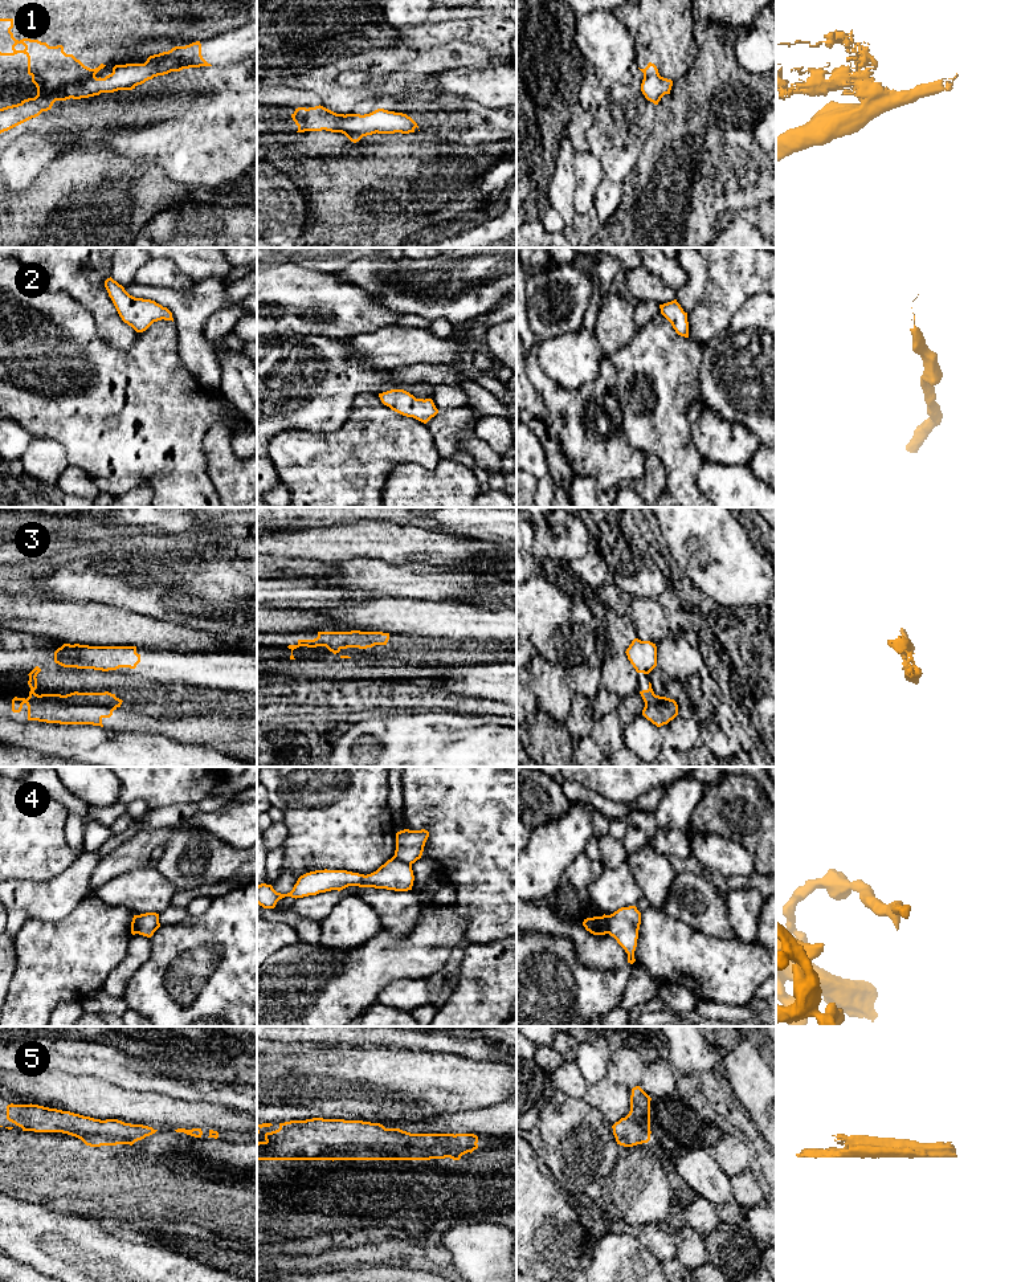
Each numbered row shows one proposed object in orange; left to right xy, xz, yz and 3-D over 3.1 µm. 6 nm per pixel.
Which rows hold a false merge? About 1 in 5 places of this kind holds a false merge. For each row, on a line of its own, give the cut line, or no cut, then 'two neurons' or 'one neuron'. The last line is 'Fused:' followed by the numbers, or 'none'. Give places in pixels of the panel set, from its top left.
1: no cut; one neuron
2: no cut; one neuron
3: cut in xy along (40, 695), (68, 697), (80, 703), (117, 706); two neurons
4: no cut; one neuron
5: no cut; one neuron
Fused: 3

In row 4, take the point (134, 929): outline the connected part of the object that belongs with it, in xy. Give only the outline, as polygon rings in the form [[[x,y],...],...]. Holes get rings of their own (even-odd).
[[[146,912],[140,915],[134,915],[131,922],[131,934],[139,934],[151,938],[154,932],[160,927],[159,914]]]

